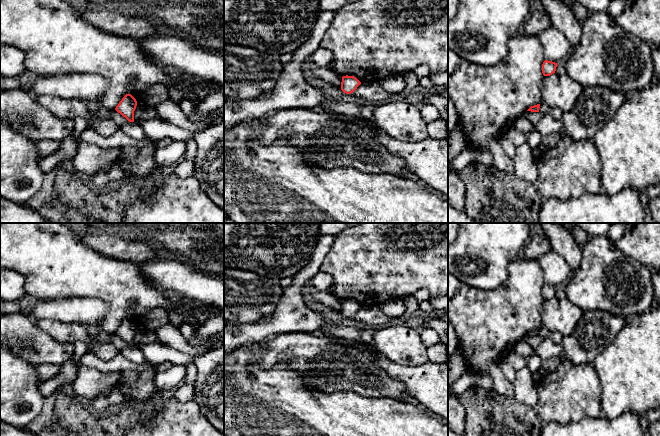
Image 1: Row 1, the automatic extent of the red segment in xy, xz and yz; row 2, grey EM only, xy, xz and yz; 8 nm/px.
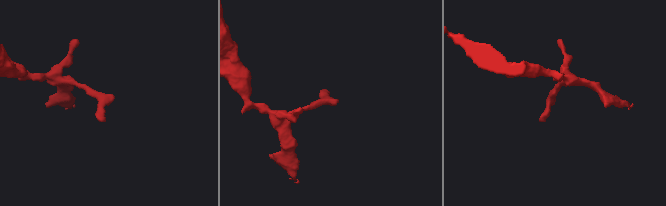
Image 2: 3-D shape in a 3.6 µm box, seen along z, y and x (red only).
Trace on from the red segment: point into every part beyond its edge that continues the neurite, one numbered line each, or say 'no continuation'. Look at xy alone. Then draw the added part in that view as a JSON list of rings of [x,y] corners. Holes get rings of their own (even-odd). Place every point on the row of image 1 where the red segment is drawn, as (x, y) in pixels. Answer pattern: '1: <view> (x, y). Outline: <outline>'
no continuation

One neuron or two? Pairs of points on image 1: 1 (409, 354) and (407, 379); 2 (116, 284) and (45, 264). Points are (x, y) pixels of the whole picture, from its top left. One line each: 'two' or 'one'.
1: two
2: one

